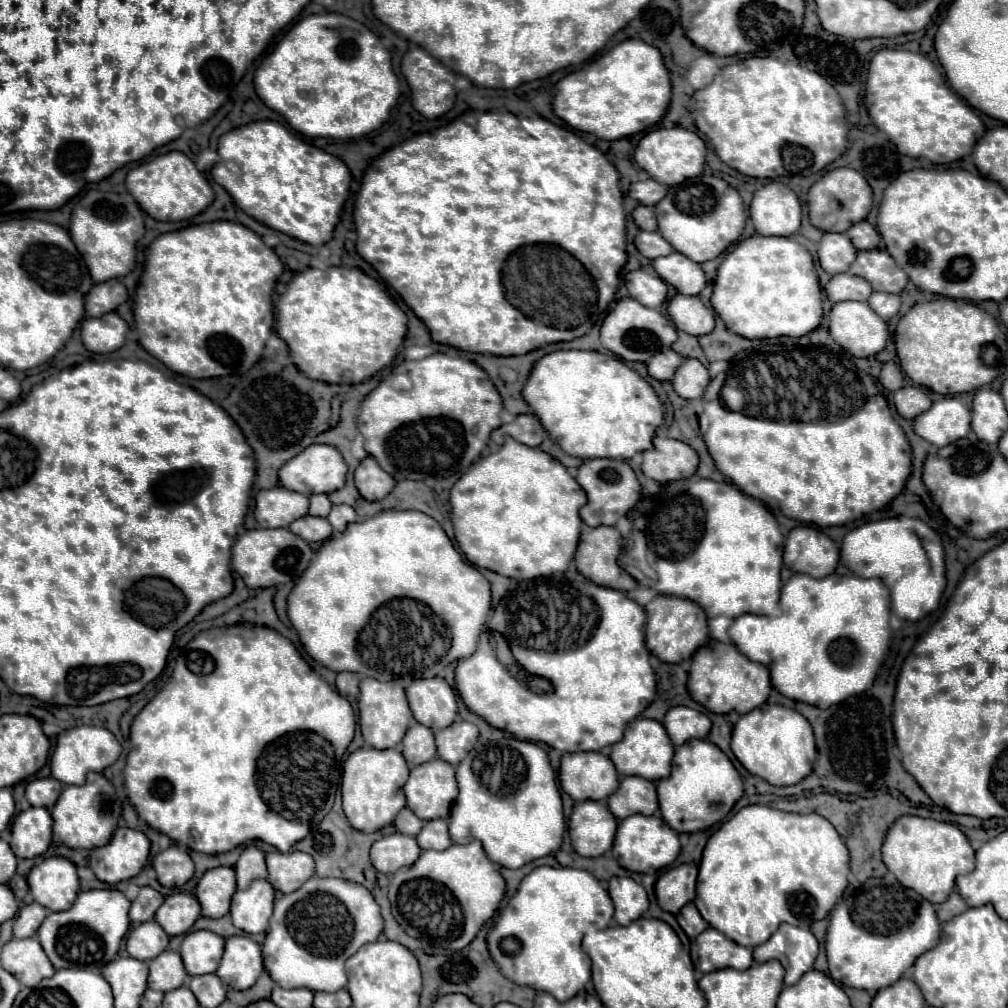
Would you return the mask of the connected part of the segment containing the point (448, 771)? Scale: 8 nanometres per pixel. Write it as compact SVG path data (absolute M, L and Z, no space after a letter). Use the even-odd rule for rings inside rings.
M433 759L429 763L421 763L411 769L407 783L403 785L403 793L407 797L407 807L423 821L429 819L447 819L451 811L451 803L457 797L455 769L443 759Z

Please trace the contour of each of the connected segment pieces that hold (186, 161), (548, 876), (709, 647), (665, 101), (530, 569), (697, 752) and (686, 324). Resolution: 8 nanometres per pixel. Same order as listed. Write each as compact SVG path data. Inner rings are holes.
M171 151L171 153L165 153L165 155L159 155L155 157L153 161L145 161L141 163L139 167L131 169L127 173L127 179L125 179L125 187L127 191L133 195L133 199L139 203L139 207L149 213L153 219L157 221L185 221L189 217L195 217L199 215L201 211L207 209L207 205L213 201L213 189L209 187L207 179L197 171L195 163L181 151Z
M537 867L521 881L521 887L499 913L487 935L489 953L499 971L515 985L545 991L557 1001L569 1001L591 979L591 961L581 951L581 937L587 925L605 929L613 919L611 897L601 881L589 871L571 867ZM515 937L521 943L519 953L505 953L501 941Z
M709 641L701 649L697 649L691 659L687 689L697 703L713 713L737 711L739 715L743 715L753 711L755 707L761 707L767 701L771 683L769 671L765 671L761 663L753 663L745 655L741 655L733 643Z
M626 39L583 69L565 75L557 83L553 111L573 129L617 141L657 125L669 107L669 99L671 81L661 51L641 39Z
M507 439L497 453L471 465L471 469L451 487L449 501L457 545L466 560L475 567L489 569L511 579L549 578L567 571L579 541L579 509L585 505L585 491L581 491L579 483L567 473L567 469L545 451Z
M691 739L675 749L673 771L657 783L661 817L677 833L695 833L725 819L743 795L743 781L729 757L711 741ZM707 823L707 825L705 825Z
M675 295L669 301L667 309L671 321L677 325L677 329L689 333L689 335L705 335L713 331L715 327L715 317L713 311L707 309L699 297L685 297L685 295Z

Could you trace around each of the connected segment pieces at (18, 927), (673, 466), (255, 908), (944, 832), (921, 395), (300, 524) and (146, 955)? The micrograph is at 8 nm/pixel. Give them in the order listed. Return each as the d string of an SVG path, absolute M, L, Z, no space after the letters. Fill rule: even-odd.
M29 903L29 905L21 907L15 917L15 923L13 923L13 937L17 937L17 939L33 937L45 917L47 917L47 911L39 903Z
M655 437L653 449L643 451L641 469L647 477L669 483L677 479L689 479L699 465L697 453L683 441L669 437Z
M257 879L245 891L235 891L231 901L233 925L245 933L265 933L273 911L275 889L269 881Z
M905 815L887 831L883 843L883 863L901 885L917 891L929 903L943 903L955 887L957 873L973 871L973 847L963 831L951 823Z
M907 385L895 391L895 407L901 417L915 419L917 415L921 415L921 411L927 411L931 407L931 399L921 387Z
M305 515L297 521L293 521L289 525L289 529L299 535L301 539L305 539L307 543L315 543L315 541L325 541L333 535L333 527L327 519L323 517L313 517L313 515Z
M145 921L127 933L125 949L139 961L151 961L167 949L167 943L169 935L161 929L161 925L157 921Z

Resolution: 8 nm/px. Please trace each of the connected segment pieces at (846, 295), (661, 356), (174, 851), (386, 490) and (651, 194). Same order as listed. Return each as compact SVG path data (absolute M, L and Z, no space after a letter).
M849 273L833 275L831 281L825 285L825 291L831 303L867 301L869 295L873 293L873 289L869 287L869 283L865 283L865 279L857 279L855 275L849 275Z
M665 349L665 351L659 351L657 355L653 355L653 359L649 359L647 371L653 379L671 381L681 363L683 363L683 357L679 353L675 353L673 349Z
M171 845L153 859L153 869L157 871L157 881L163 887L181 887L193 877L193 861L187 849Z
M367 457L355 469L355 485L363 499L381 501L393 491L395 479L389 473L385 473L373 457Z
M655 179L637 181L629 187L629 197L639 201L641 205L655 205L667 195L667 187L663 183L657 183Z

